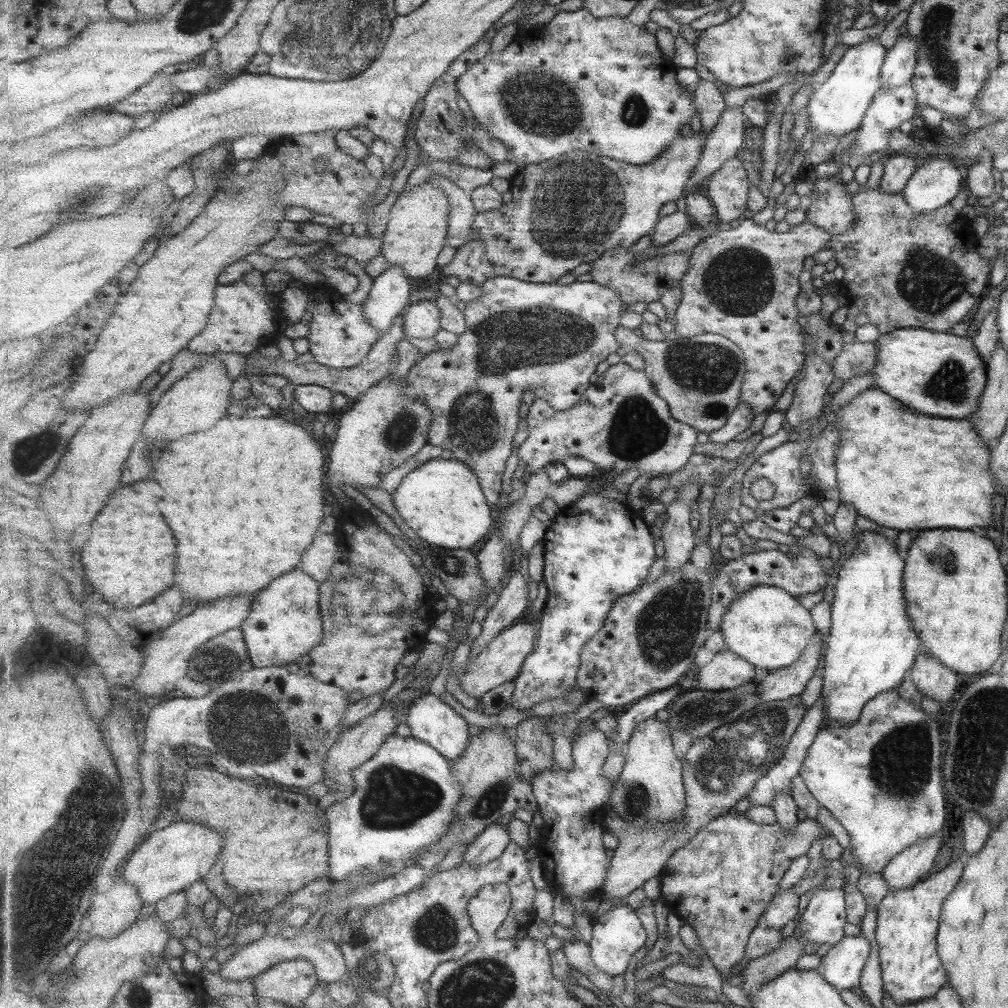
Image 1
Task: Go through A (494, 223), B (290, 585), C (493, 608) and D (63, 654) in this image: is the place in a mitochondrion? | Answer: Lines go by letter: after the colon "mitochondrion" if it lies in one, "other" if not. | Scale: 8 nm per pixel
A: other
B: other
C: other
D: other

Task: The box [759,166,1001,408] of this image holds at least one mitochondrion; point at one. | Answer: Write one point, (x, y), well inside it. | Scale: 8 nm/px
(929, 284)

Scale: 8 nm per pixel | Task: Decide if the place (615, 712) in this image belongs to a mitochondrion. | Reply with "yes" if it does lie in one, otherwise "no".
no

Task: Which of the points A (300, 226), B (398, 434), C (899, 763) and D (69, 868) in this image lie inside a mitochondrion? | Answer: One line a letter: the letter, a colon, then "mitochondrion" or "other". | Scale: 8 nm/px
A: other
B: mitochondrion
C: mitochondrion
D: mitochondrion

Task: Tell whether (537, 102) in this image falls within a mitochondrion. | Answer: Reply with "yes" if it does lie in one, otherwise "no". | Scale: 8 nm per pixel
yes

